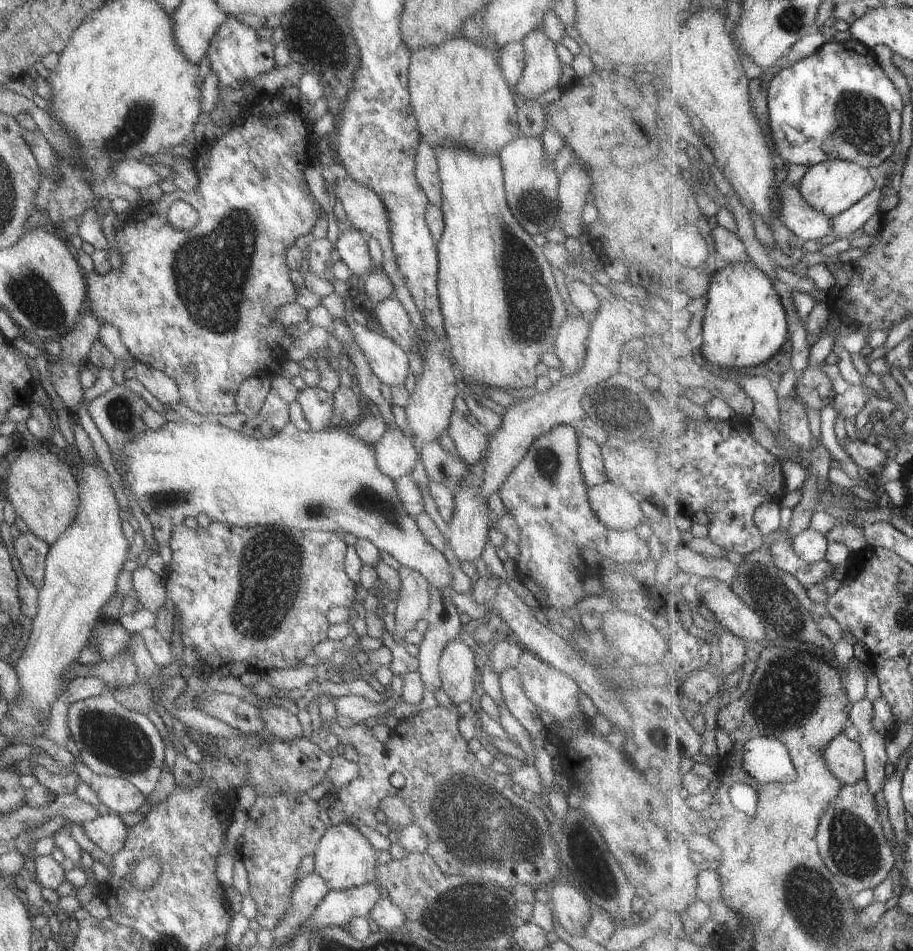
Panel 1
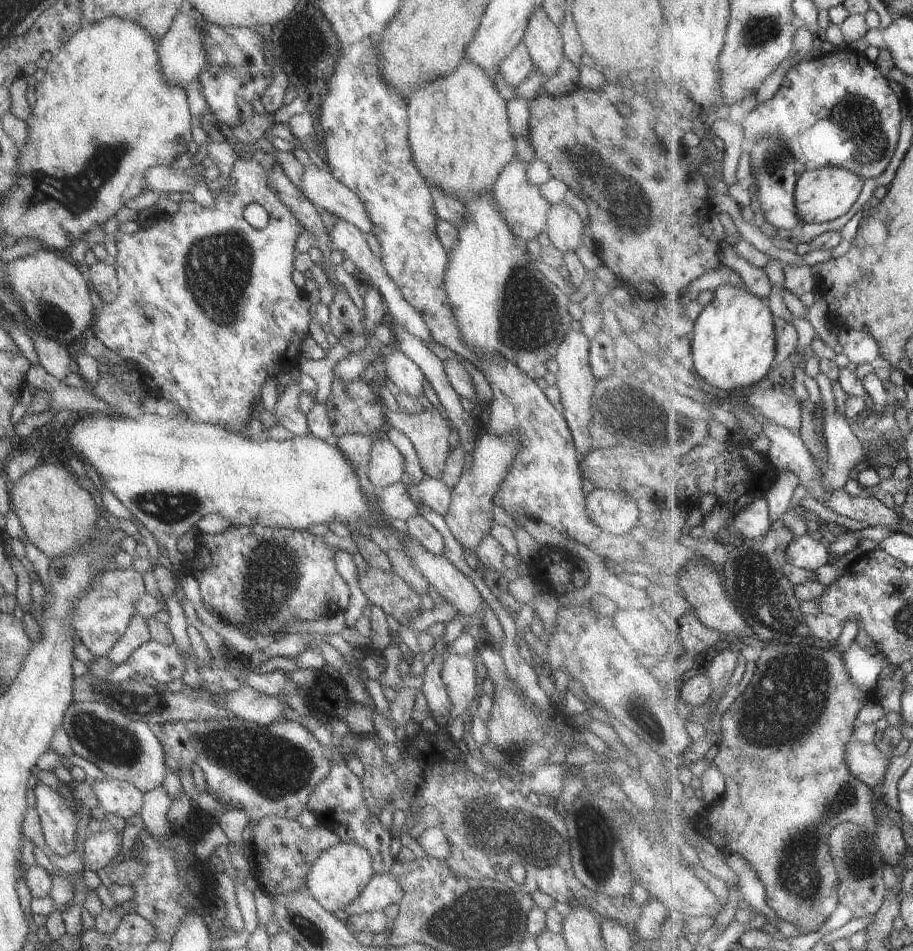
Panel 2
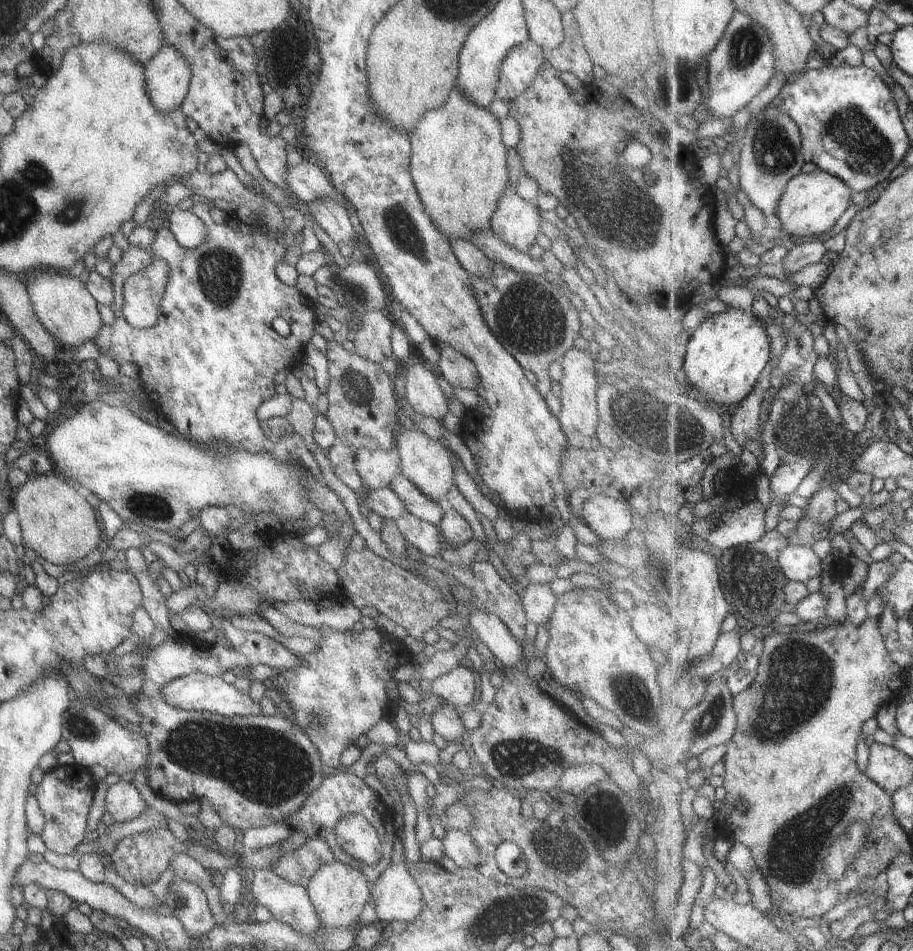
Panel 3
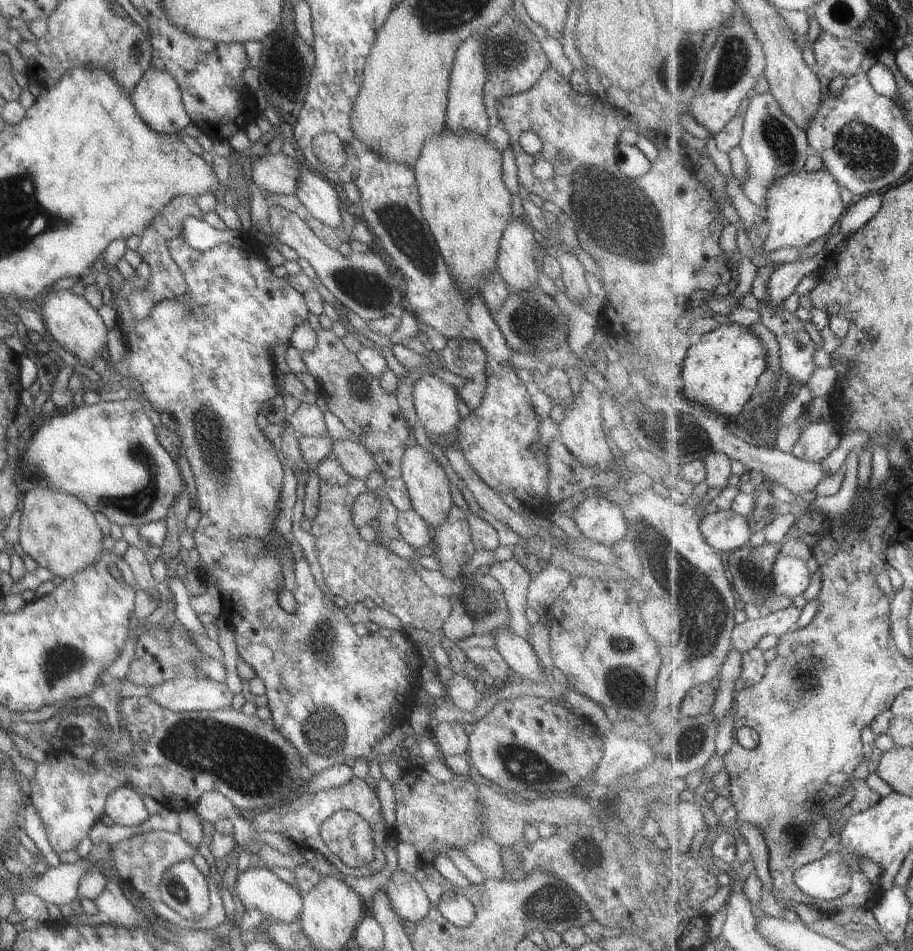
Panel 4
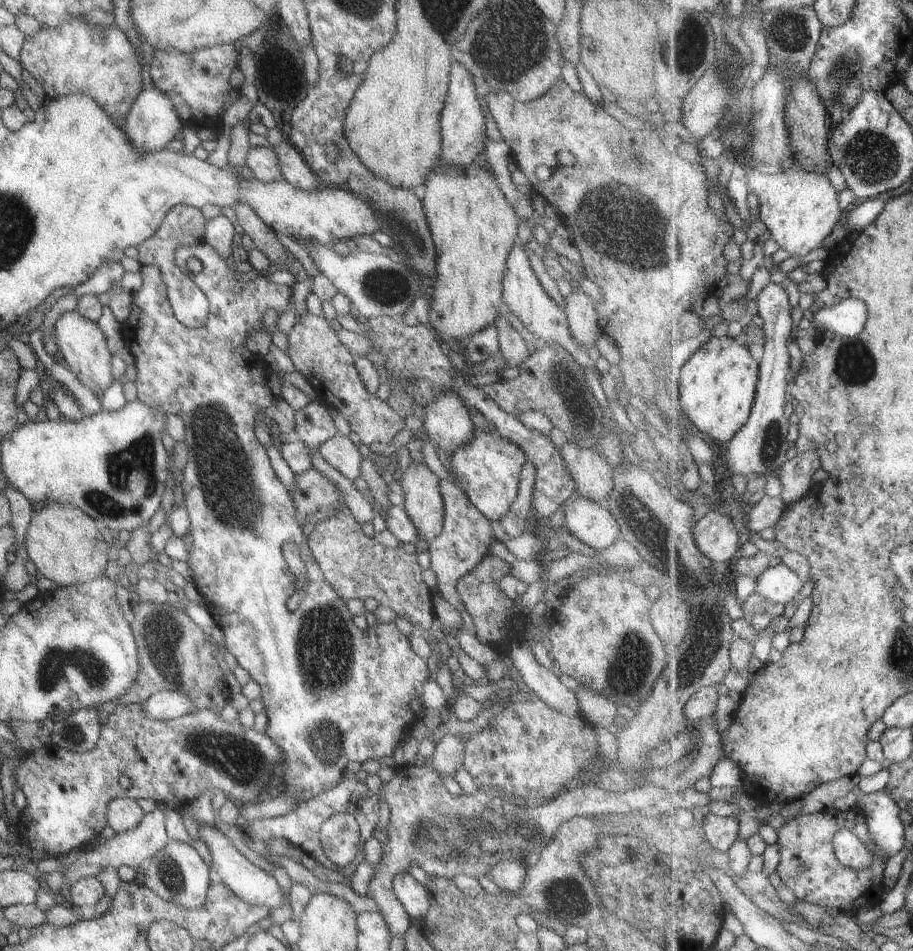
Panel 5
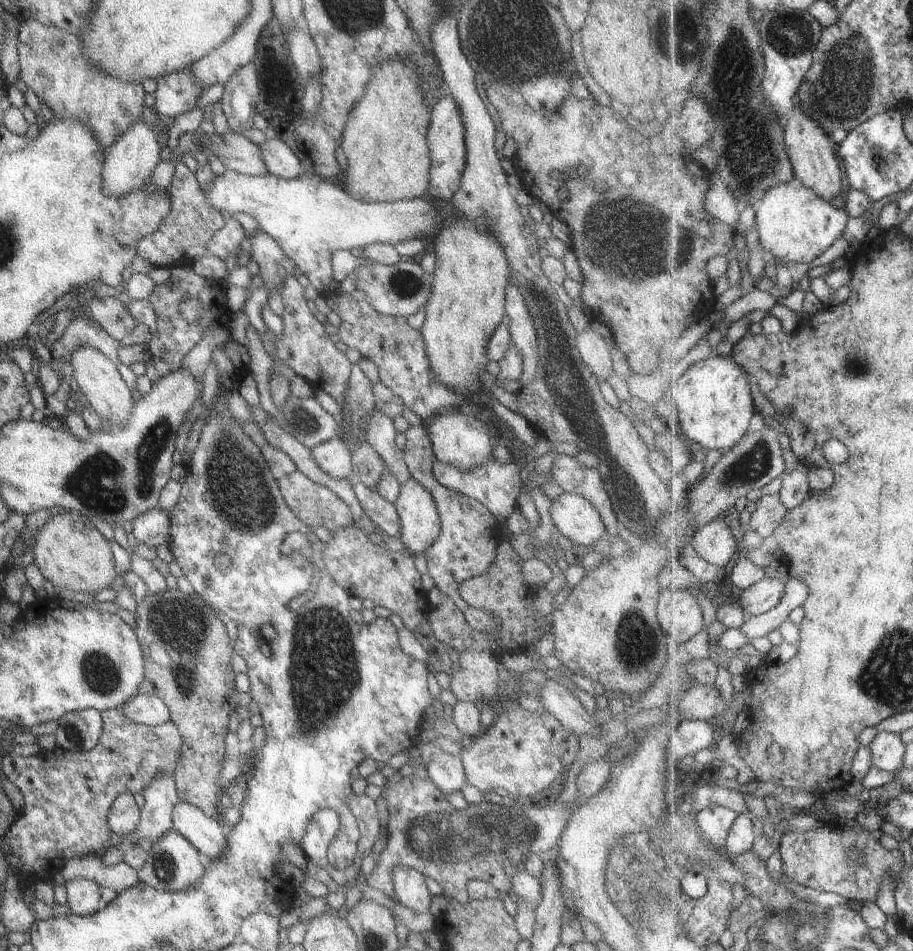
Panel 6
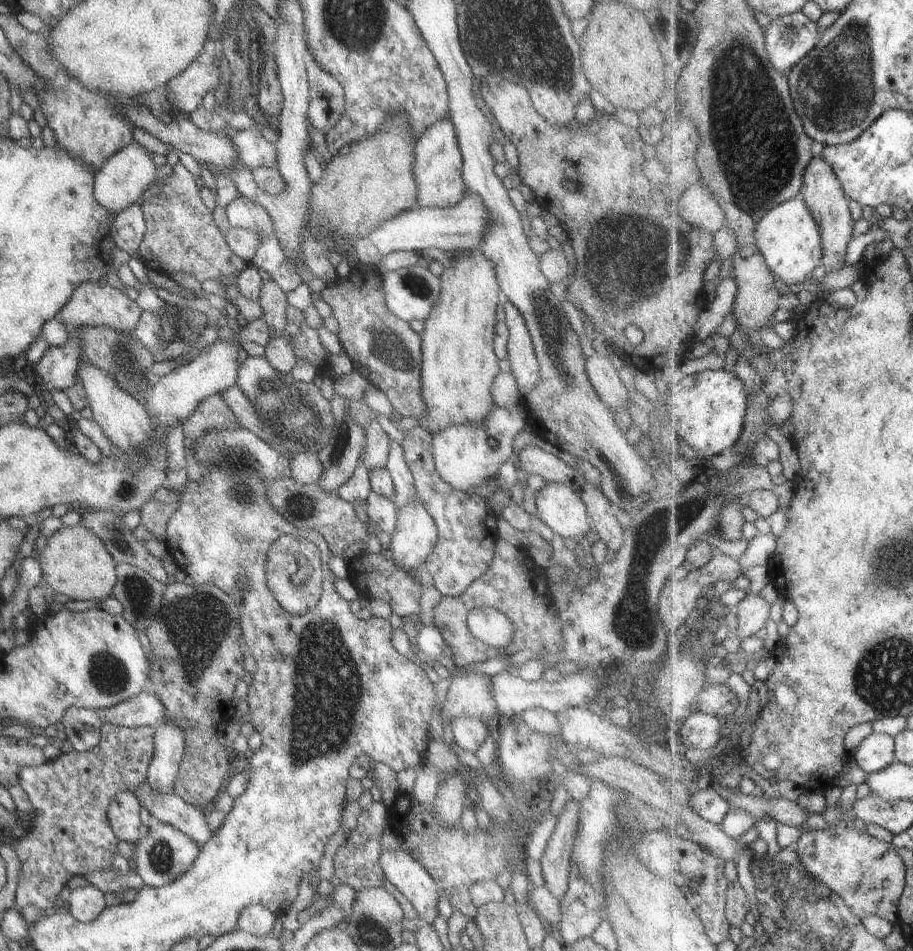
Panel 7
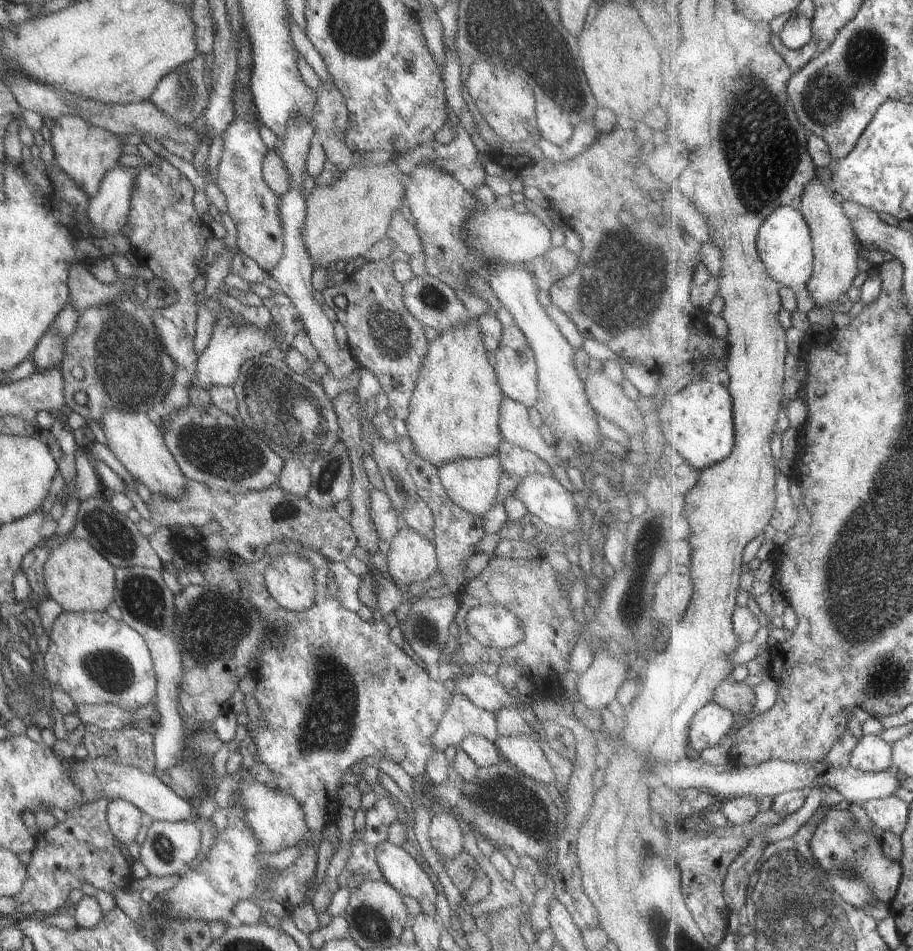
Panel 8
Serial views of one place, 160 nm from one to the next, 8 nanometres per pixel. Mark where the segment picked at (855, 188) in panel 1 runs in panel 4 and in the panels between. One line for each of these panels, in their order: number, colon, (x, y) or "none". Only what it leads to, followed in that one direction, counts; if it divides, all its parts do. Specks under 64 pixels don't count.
2: (823, 194)
3: (811, 204)
4: (804, 206)

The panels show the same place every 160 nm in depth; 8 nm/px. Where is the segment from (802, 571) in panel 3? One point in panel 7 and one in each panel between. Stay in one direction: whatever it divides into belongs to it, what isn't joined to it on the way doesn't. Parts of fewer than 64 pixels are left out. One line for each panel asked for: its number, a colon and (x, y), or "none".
4: (791, 576)
5: (778, 584)
6: (763, 596)
7: (752, 613)

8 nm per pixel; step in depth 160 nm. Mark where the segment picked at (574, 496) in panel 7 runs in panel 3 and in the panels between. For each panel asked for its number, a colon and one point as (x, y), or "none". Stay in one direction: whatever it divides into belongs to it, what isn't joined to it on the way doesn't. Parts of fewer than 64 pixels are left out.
3: (609, 518)
4: (600, 520)
5: (590, 523)
6: (573, 517)

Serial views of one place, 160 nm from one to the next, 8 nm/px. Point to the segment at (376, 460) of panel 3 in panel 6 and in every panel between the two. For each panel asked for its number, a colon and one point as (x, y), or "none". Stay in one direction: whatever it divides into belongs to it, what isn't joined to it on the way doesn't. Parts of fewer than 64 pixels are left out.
4: (354, 459)
5: (338, 452)
6: (333, 457)

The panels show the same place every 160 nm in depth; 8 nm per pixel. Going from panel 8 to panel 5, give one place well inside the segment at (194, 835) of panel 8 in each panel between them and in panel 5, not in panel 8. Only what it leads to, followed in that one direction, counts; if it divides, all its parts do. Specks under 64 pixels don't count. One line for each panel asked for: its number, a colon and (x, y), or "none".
5: (175, 873)
6: (172, 864)
7: (162, 853)

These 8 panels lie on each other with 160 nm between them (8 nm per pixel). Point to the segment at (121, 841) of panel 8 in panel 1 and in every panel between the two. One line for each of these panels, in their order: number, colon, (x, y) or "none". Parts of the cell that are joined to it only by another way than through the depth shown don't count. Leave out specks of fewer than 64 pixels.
1: (116, 794)
2: (119, 797)
3: (122, 801)
4: (124, 806)
5: (122, 813)
6: (123, 814)
7: (122, 812)

